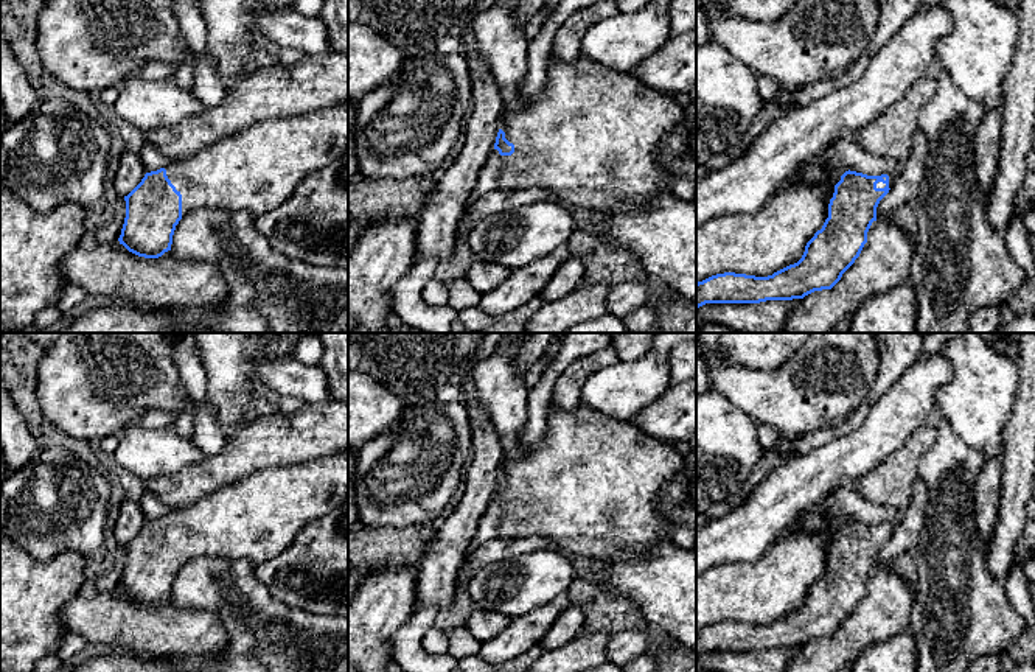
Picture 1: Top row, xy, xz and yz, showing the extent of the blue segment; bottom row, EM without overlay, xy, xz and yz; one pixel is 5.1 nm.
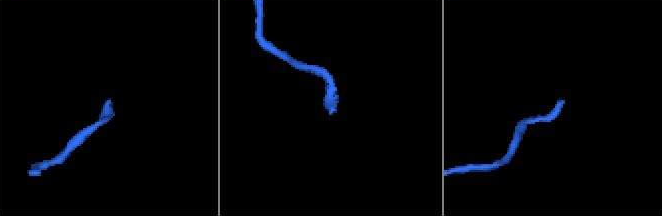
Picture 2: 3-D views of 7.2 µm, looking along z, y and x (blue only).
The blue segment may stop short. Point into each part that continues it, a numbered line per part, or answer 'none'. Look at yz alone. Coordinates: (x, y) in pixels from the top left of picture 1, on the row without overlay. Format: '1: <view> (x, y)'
1: yz (774, 585)

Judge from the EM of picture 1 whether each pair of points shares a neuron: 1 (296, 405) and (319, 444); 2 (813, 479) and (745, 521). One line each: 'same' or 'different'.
1: different
2: same

